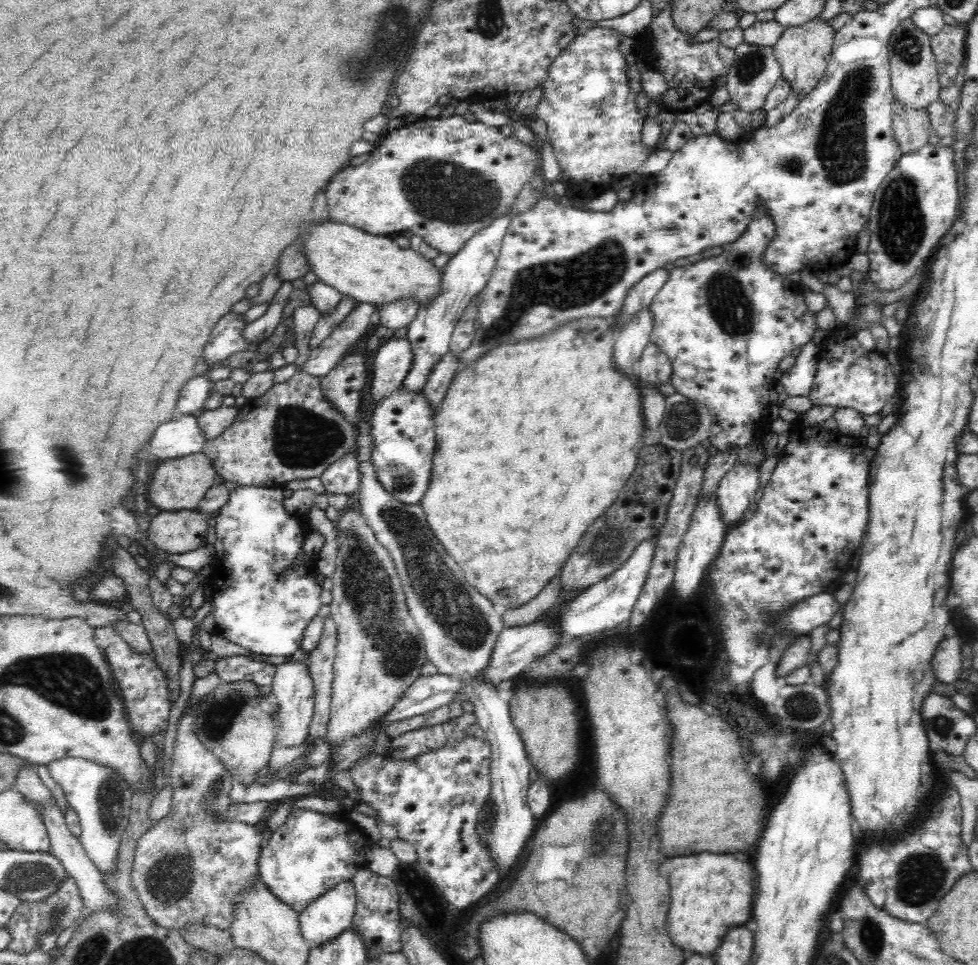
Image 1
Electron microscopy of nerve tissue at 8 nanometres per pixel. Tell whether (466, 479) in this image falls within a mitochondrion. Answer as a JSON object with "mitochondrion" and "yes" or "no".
{"mitochondrion":"no"}

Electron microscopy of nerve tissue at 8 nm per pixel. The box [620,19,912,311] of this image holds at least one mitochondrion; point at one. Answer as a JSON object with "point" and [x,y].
{"point":[841,140]}

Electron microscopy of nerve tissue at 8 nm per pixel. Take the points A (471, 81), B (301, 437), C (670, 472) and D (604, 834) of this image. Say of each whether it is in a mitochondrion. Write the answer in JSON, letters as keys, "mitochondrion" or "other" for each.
{"A":"other","B":"mitochondrion","C":"other","D":"mitochondrion"}

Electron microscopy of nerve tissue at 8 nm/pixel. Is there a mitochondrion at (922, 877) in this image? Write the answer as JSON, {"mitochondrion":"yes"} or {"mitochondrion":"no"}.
{"mitochondrion":"yes"}

